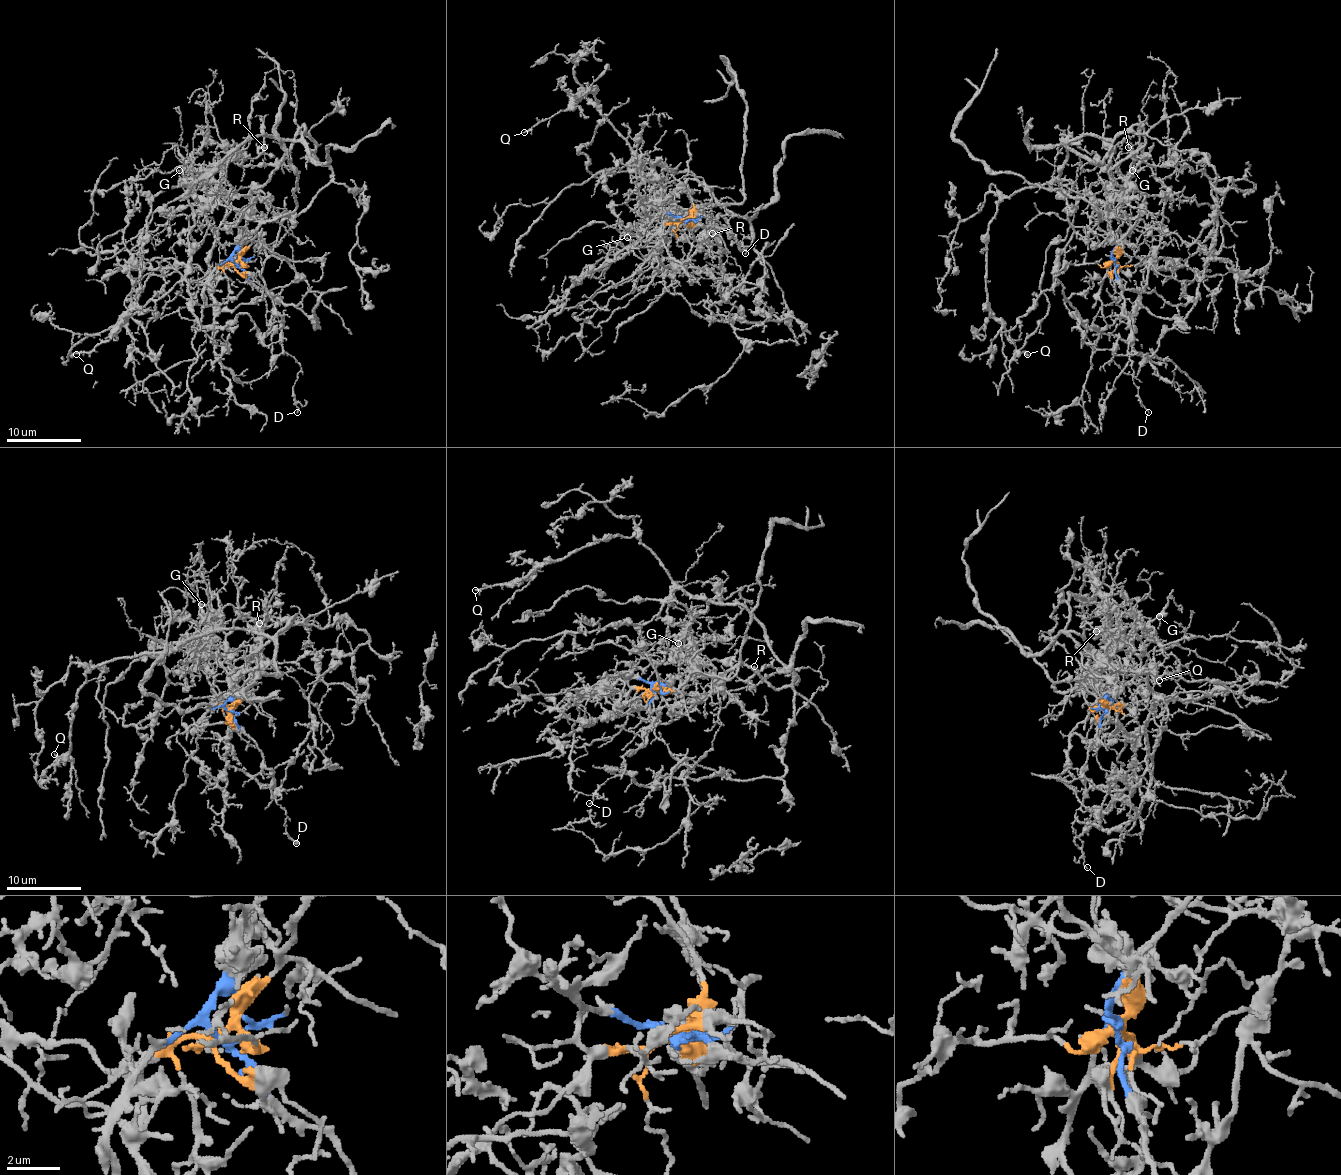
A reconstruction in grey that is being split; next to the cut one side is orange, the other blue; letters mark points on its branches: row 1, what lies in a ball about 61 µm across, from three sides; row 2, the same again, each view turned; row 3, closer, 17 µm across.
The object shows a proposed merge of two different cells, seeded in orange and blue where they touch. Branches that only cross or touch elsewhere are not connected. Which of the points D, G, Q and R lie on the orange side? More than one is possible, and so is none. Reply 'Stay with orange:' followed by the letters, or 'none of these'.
Stay with orange: G, R

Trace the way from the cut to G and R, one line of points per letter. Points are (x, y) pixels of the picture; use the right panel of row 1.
G: (1115, 262), (1117, 243), (1098, 223), (1111, 198), (1132, 170)
R: (1115, 262), (1117, 243), (1098, 223), (1124, 183), (1134, 161), (1145, 157), (1137, 144), (1128, 148)

